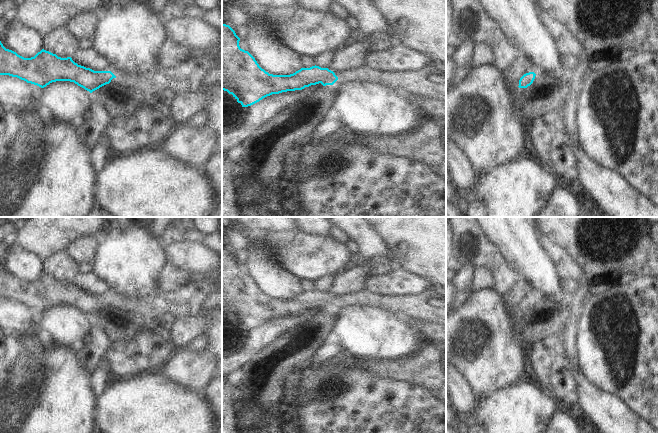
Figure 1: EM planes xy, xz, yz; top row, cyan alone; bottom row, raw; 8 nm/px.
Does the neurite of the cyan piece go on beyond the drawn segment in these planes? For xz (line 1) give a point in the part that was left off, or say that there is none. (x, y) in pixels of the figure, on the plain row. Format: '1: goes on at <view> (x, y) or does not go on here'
1: goes on at xz (416, 307)

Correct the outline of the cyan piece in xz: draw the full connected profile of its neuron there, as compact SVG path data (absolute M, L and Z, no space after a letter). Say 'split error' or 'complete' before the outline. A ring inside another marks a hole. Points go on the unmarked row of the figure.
split error; M222 248L222 314L232 318L242 331L251 330L272 318L302 314L321 307L367 304L391 311L399 320L413 319L446 327L446 308L428 304L422 295L381 296L365 289L351 292L337 301L328 292L301 292L290 299L273 299L262 293L255 282L240 272L240 262Z

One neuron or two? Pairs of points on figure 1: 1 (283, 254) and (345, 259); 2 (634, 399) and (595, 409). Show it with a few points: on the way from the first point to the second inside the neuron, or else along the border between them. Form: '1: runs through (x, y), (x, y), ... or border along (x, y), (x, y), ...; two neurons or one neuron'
1: runs through (298, 254), (305, 256), (330, 256); one neuron
2: border along (603, 391), (616, 395), (632, 411), (642, 417); two neurons

